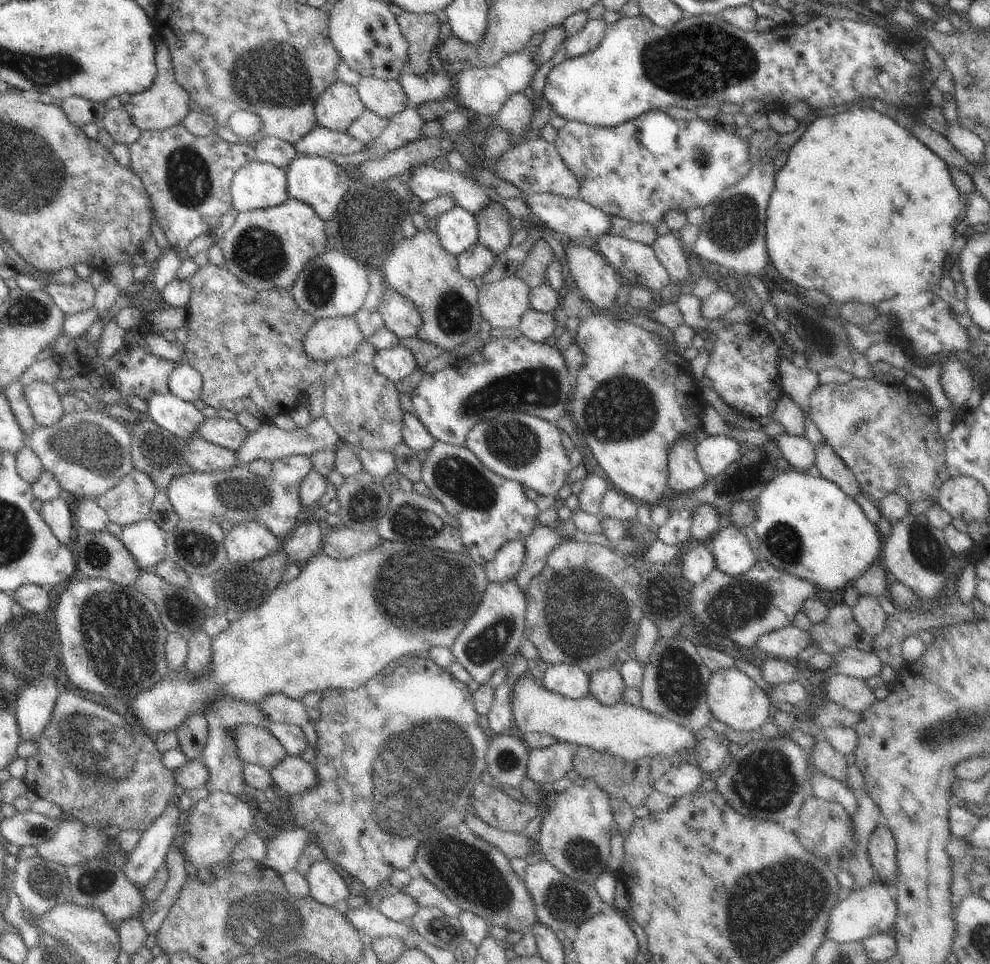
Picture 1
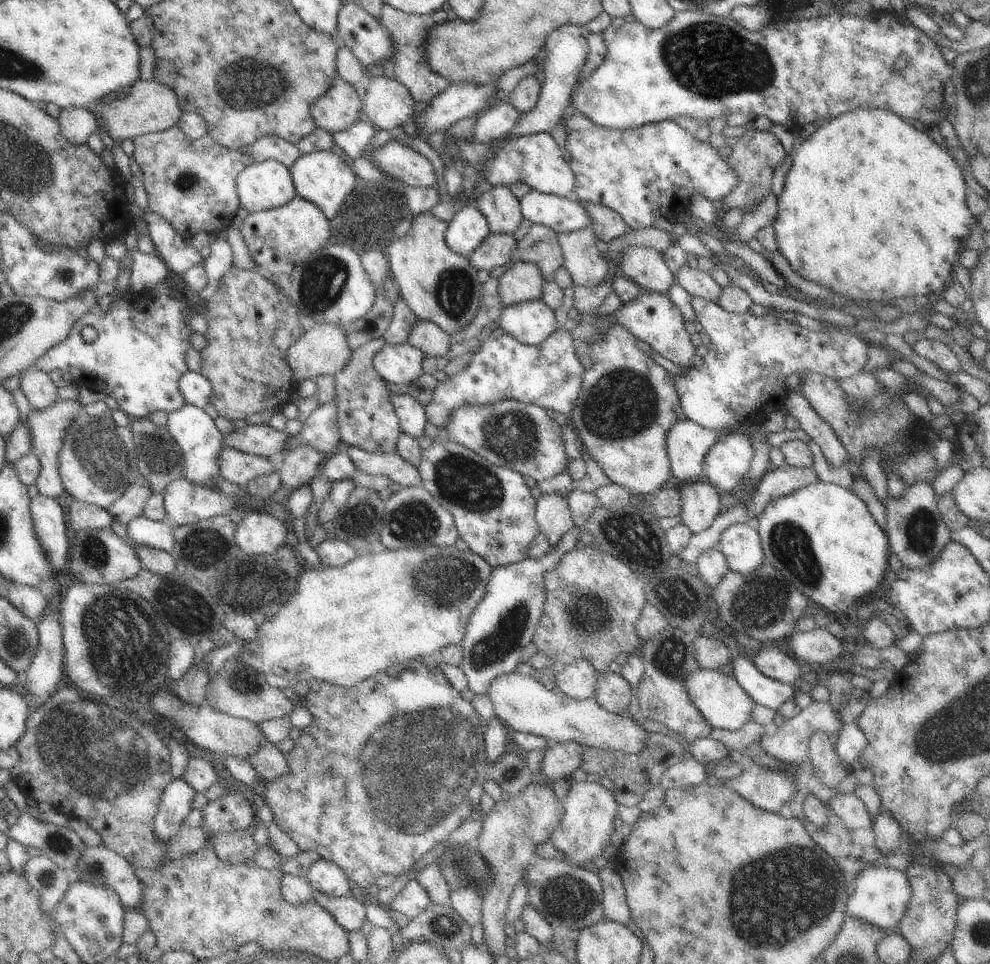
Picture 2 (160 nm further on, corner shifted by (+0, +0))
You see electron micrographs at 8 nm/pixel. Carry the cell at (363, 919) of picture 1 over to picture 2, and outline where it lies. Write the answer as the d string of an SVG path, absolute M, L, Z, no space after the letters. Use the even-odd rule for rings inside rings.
M313 890L312 898L322 905L348 933L352 934L368 928L364 904L352 894L345 897L331 897Z

